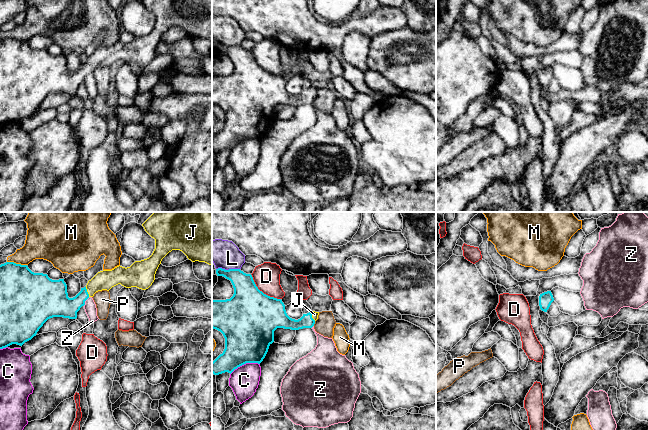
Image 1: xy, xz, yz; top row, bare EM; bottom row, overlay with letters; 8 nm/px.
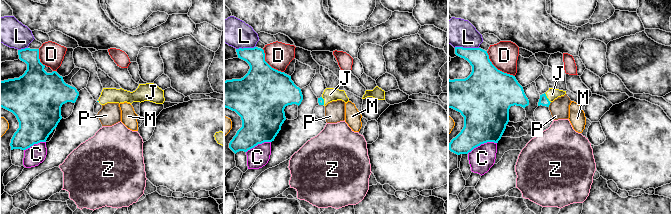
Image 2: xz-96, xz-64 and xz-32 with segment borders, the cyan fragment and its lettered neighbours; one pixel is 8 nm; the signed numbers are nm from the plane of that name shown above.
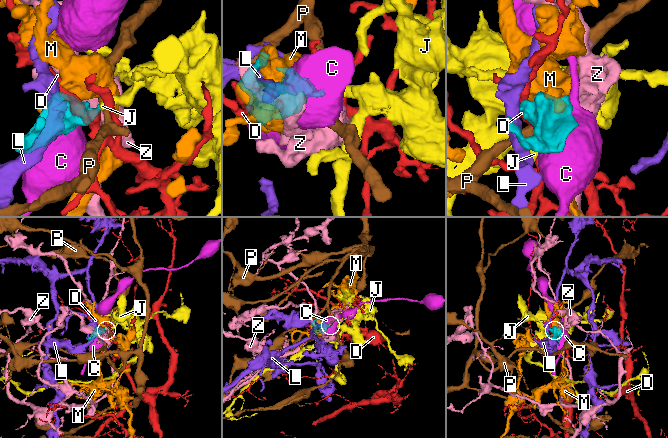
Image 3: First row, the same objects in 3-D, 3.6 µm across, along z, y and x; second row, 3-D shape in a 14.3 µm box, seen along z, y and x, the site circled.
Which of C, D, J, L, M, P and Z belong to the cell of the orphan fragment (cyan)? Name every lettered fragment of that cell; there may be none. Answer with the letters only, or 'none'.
J

